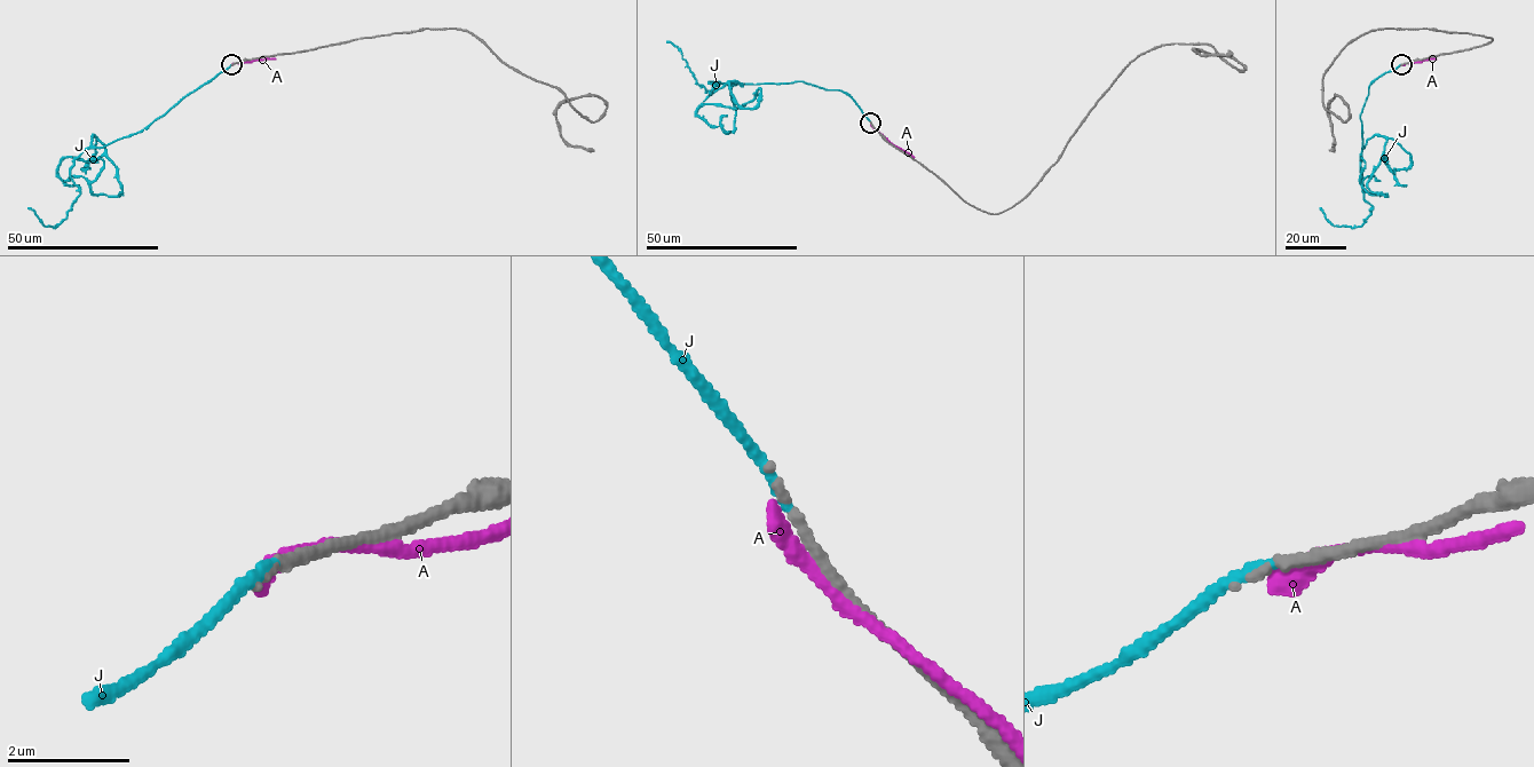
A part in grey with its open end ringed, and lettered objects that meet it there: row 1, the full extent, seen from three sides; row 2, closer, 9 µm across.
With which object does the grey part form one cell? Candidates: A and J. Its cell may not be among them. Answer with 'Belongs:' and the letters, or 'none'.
Belongs: J

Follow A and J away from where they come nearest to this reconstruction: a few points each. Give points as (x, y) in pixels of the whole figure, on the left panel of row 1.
A: (235, 63), (275, 60)
J: (231, 64), (142, 129), (102, 147), (92, 136), (116, 168), (121, 192), (92, 192), (103, 160), (88, 159)

